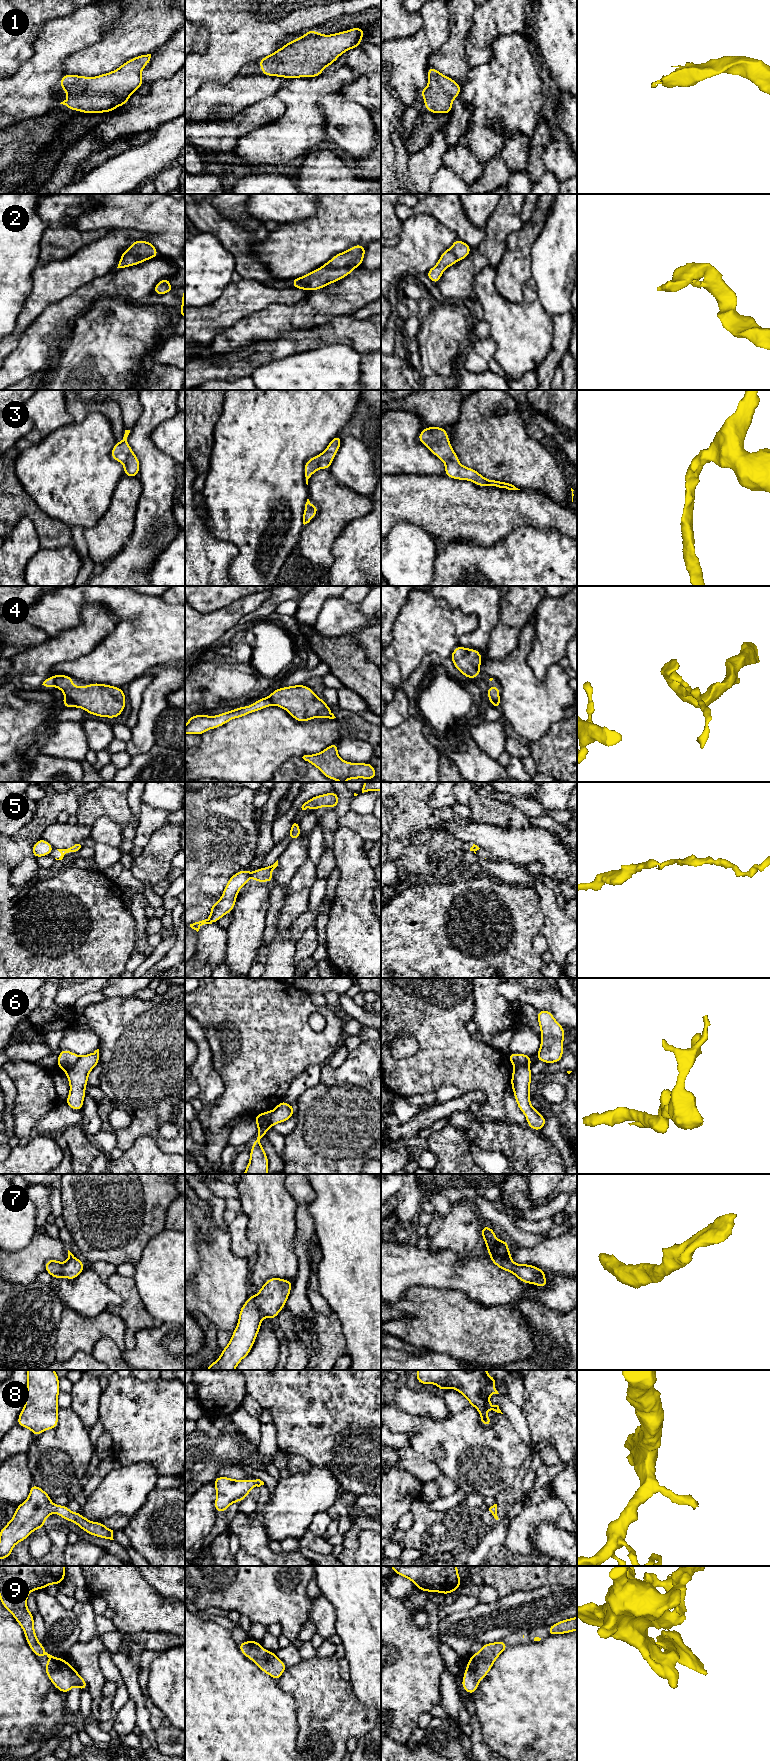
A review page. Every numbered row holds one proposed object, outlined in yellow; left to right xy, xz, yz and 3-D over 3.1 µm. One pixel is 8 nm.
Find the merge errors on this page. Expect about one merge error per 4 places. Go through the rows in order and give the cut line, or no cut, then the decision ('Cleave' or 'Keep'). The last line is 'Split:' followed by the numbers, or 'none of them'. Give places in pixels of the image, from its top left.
1: No split. Keep
2: No split. Keep
3: No split. Keep
4: Split along xy (53, 677), (56, 686). Cleave
5: Split along xz (251, 872), (249, 875). Cleave
6: Split along xy (79, 1056), (78, 1060), (66, 1071). Cleave
7: No split. Keep
8: No split. Keep
9: No split. Keep
Split: 4, 5, 6

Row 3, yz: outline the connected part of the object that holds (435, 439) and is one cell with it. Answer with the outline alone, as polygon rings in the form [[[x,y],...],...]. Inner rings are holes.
[[[425,427],[420,432],[418,441],[444,462],[445,475],[449,478],[472,481],[480,487],[496,486],[508,490],[520,490],[509,483],[486,479],[476,470],[461,465],[457,454],[450,444],[445,428]]]

